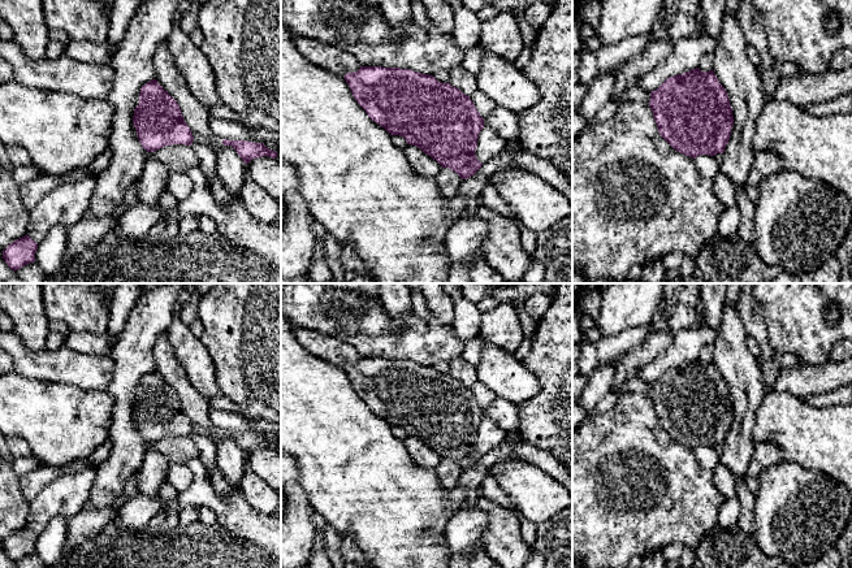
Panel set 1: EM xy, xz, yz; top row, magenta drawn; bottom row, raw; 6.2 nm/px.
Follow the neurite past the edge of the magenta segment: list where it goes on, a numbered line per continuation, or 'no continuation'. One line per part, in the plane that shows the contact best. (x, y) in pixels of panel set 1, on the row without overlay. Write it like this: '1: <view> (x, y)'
no continuation

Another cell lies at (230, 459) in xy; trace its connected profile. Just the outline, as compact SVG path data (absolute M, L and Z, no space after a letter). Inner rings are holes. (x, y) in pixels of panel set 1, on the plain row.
M222 437L216 443L216 463L221 476L239 489L245 474L246 455L232 437Z

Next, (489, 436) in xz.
M484 417L477 430L477 438L475 442L476 450L481 455L485 455L490 450L498 447L505 441L506 435L507 433L505 433L490 419Z

